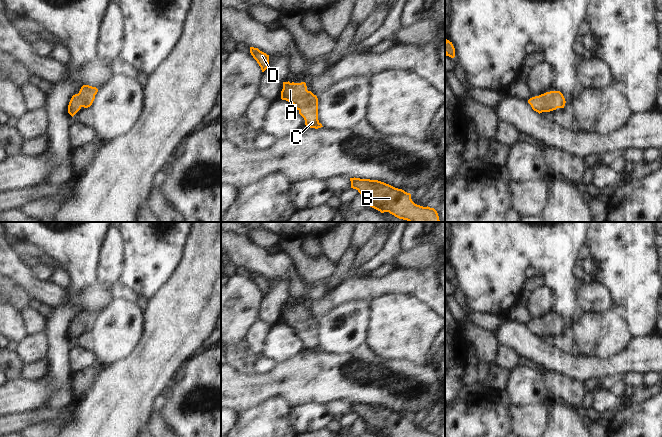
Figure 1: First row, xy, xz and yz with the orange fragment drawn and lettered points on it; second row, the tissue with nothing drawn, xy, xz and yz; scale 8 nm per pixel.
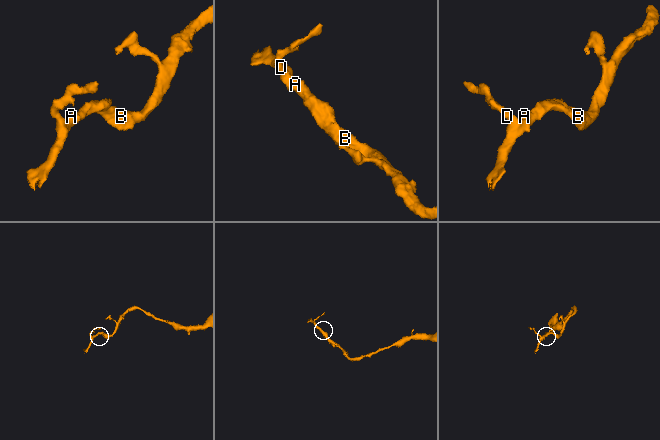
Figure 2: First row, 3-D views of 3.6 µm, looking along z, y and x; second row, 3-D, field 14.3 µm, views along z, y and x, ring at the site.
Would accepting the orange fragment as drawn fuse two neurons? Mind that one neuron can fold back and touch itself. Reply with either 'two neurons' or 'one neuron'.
one neuron

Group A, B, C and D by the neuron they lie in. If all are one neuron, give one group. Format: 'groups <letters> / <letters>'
groups A B C D

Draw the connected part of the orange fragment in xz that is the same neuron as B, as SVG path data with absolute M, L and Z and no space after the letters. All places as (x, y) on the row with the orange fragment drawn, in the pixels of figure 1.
M350 178L351 188L356 189L369 206L381 213L389 212L408 222L440 222L434 208L415 204L411 194L378 180Z

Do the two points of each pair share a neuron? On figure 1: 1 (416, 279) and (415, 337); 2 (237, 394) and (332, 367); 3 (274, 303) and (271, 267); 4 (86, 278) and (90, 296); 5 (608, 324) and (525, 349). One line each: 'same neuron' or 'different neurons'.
1: different neurons
2: same neuron
3: different neurons
4: different neurons
5: different neurons

